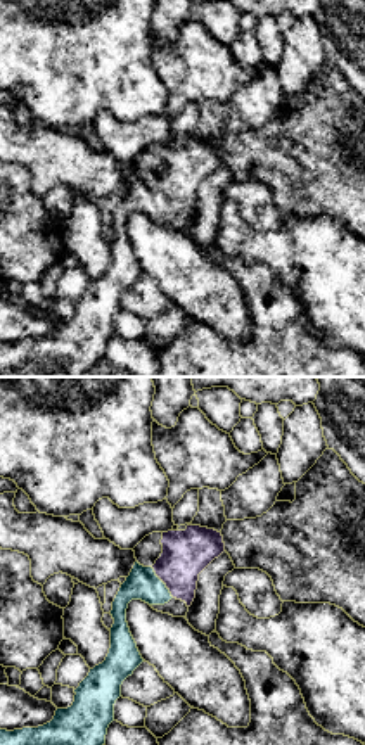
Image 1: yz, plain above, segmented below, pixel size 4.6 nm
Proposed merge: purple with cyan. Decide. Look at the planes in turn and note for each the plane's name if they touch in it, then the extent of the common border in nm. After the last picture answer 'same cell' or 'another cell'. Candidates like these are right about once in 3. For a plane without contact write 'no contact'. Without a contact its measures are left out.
meets purple in yz; contact 180 nm long

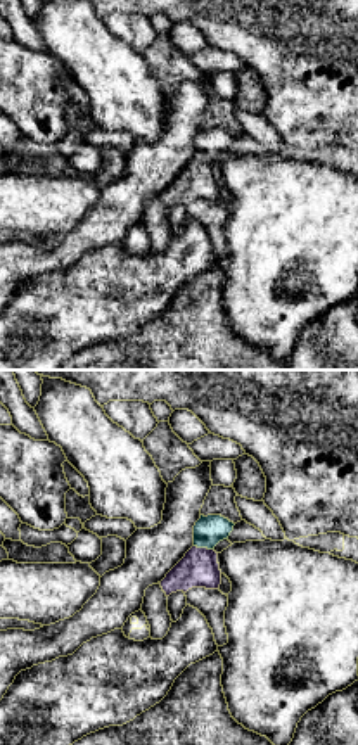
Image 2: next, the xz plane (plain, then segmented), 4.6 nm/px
meets purple in xz; contact 100 nm long

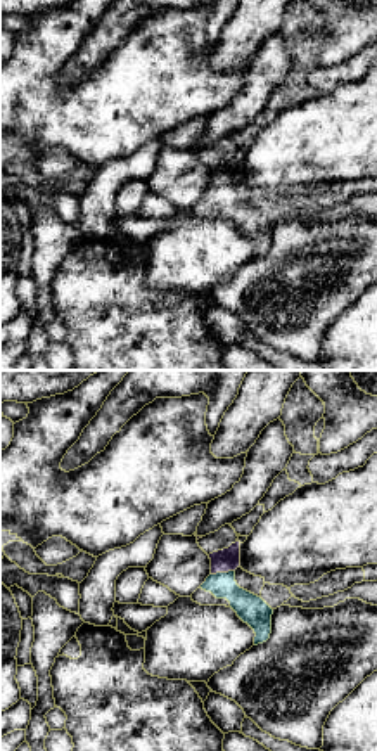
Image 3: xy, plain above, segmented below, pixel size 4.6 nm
meets purple in xy; contact 110 nm long

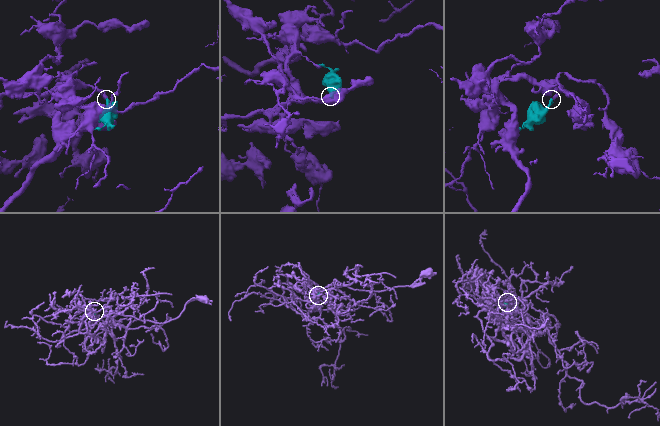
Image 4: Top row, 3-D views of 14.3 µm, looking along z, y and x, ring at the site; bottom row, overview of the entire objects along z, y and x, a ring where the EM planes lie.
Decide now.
same cell

